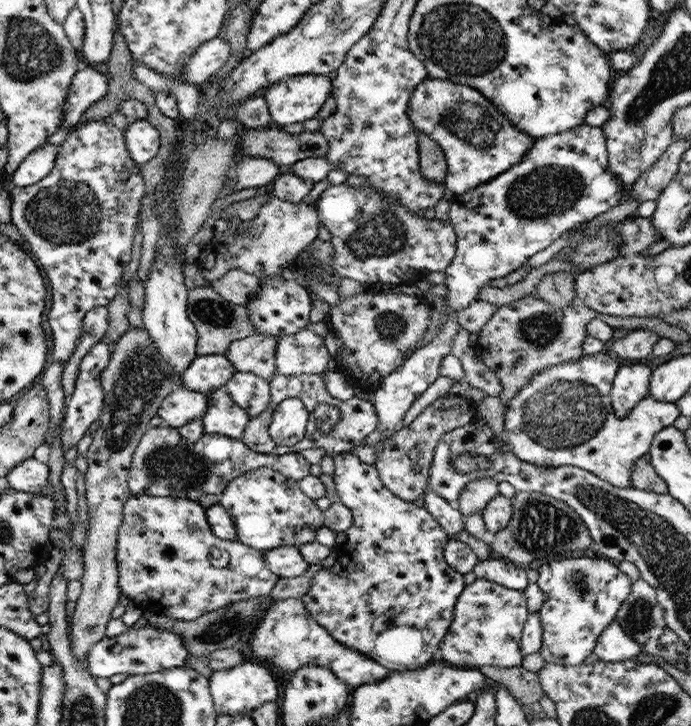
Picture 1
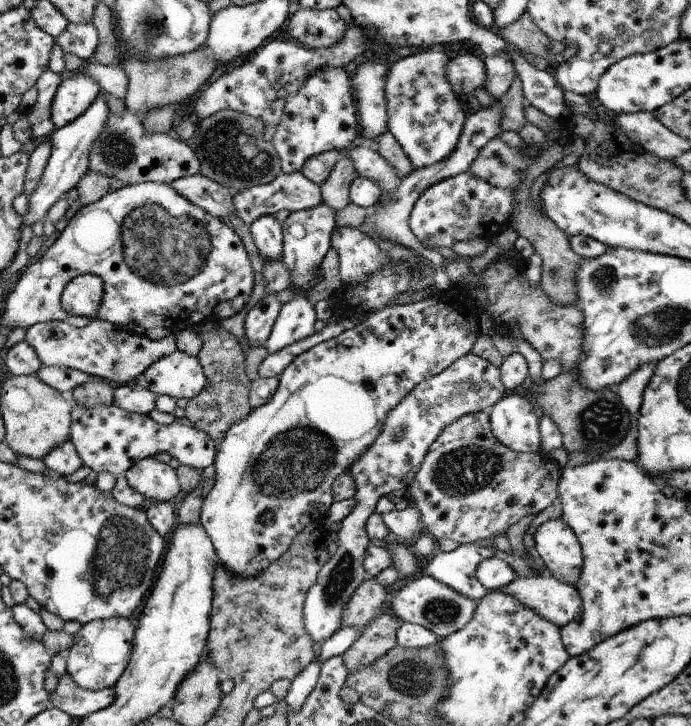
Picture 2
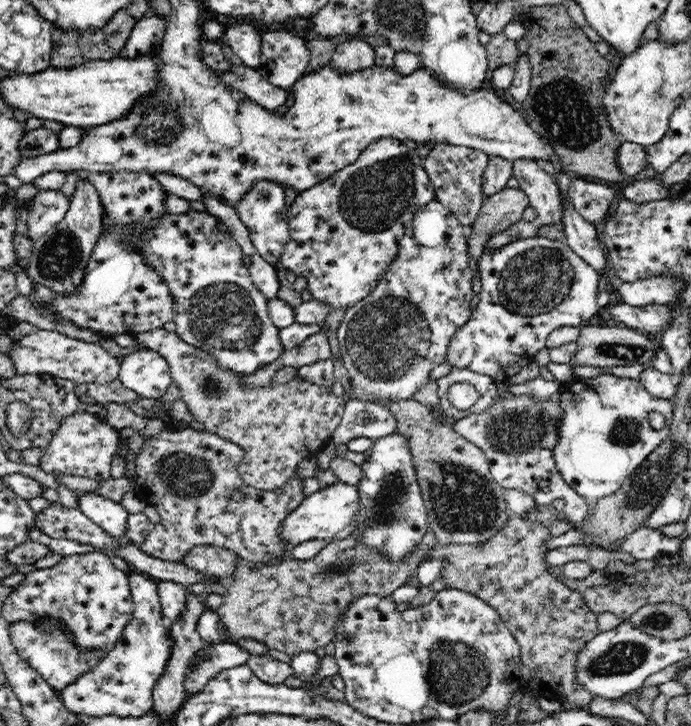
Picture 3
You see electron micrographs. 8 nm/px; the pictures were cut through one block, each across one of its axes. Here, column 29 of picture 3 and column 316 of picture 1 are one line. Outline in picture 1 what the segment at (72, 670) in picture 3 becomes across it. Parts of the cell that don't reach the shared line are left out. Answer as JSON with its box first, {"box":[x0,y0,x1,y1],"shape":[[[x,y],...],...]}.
{"box":[250,599,390,687],"shape":[[[300,599],[270,600],[263,610],[265,616],[250,639],[252,660],[266,661],[280,676],[296,673],[302,666],[328,668],[341,682],[351,687],[367,683],[376,683],[386,678],[390,672],[378,665],[373,658],[366,657],[354,648],[347,648],[334,638],[306,611],[305,603]]]}

